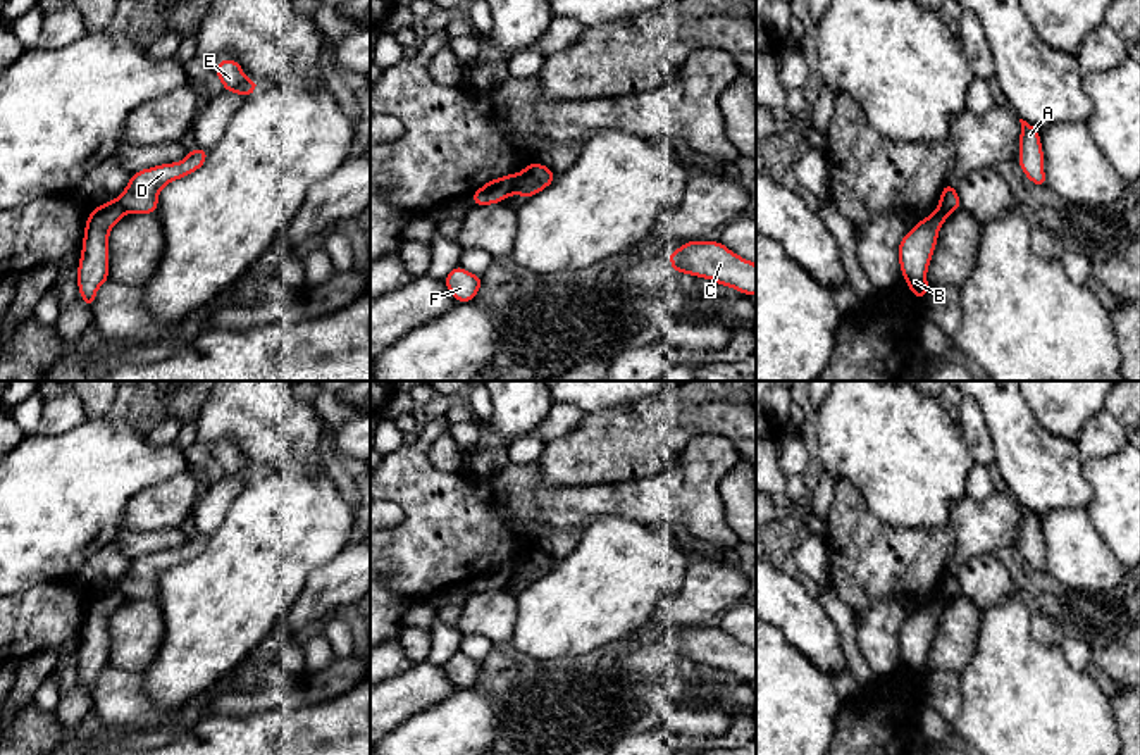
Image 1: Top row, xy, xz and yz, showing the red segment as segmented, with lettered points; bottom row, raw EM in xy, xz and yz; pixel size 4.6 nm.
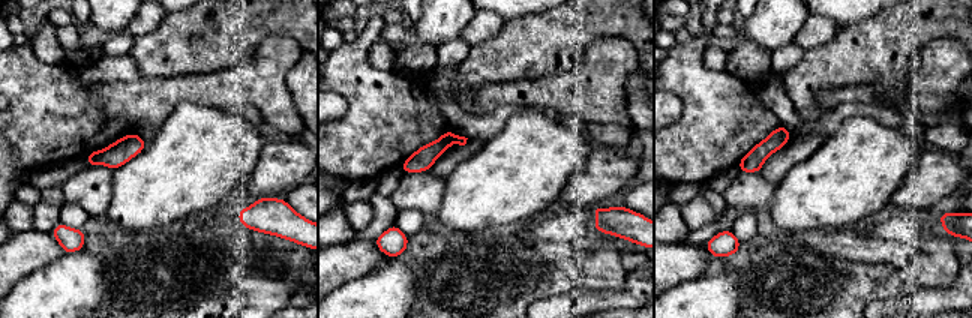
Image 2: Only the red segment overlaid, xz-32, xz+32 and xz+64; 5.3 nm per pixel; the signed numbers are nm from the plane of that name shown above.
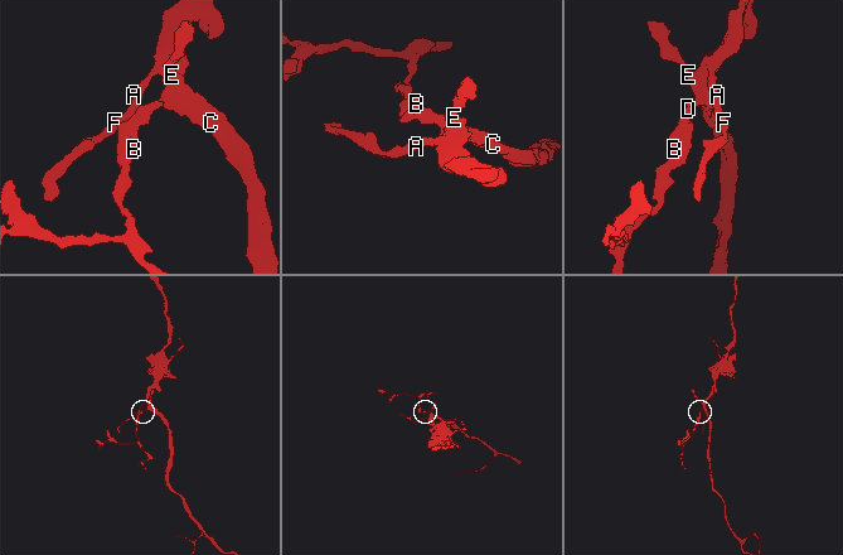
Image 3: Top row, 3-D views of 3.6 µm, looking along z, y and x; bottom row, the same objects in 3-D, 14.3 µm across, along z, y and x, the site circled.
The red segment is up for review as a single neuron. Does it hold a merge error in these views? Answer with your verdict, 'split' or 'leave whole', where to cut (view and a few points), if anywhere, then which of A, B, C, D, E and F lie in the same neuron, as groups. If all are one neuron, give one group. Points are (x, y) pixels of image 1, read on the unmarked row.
split | xz (520, 559), (508, 580) | A C D E F / B

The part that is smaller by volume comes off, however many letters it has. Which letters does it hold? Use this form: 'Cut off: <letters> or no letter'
Cut off: B

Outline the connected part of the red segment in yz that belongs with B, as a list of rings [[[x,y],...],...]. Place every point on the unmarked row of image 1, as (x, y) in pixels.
[[[937,593],[933,600],[909,615],[897,633],[904,667],[911,679],[921,688],[930,676],[930,671],[926,669],[926,657],[935,638],[939,615],[949,600],[949,596]]]

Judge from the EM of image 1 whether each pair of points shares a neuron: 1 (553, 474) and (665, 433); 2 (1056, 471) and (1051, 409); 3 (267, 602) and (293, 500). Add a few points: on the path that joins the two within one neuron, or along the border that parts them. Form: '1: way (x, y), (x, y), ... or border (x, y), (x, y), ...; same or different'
1: way (581, 459), (610, 445), (638, 440); same
2: border (1027, 402), (1047, 431), (1073, 442); different
3: way (267, 576), (267, 545), (283, 526); same

